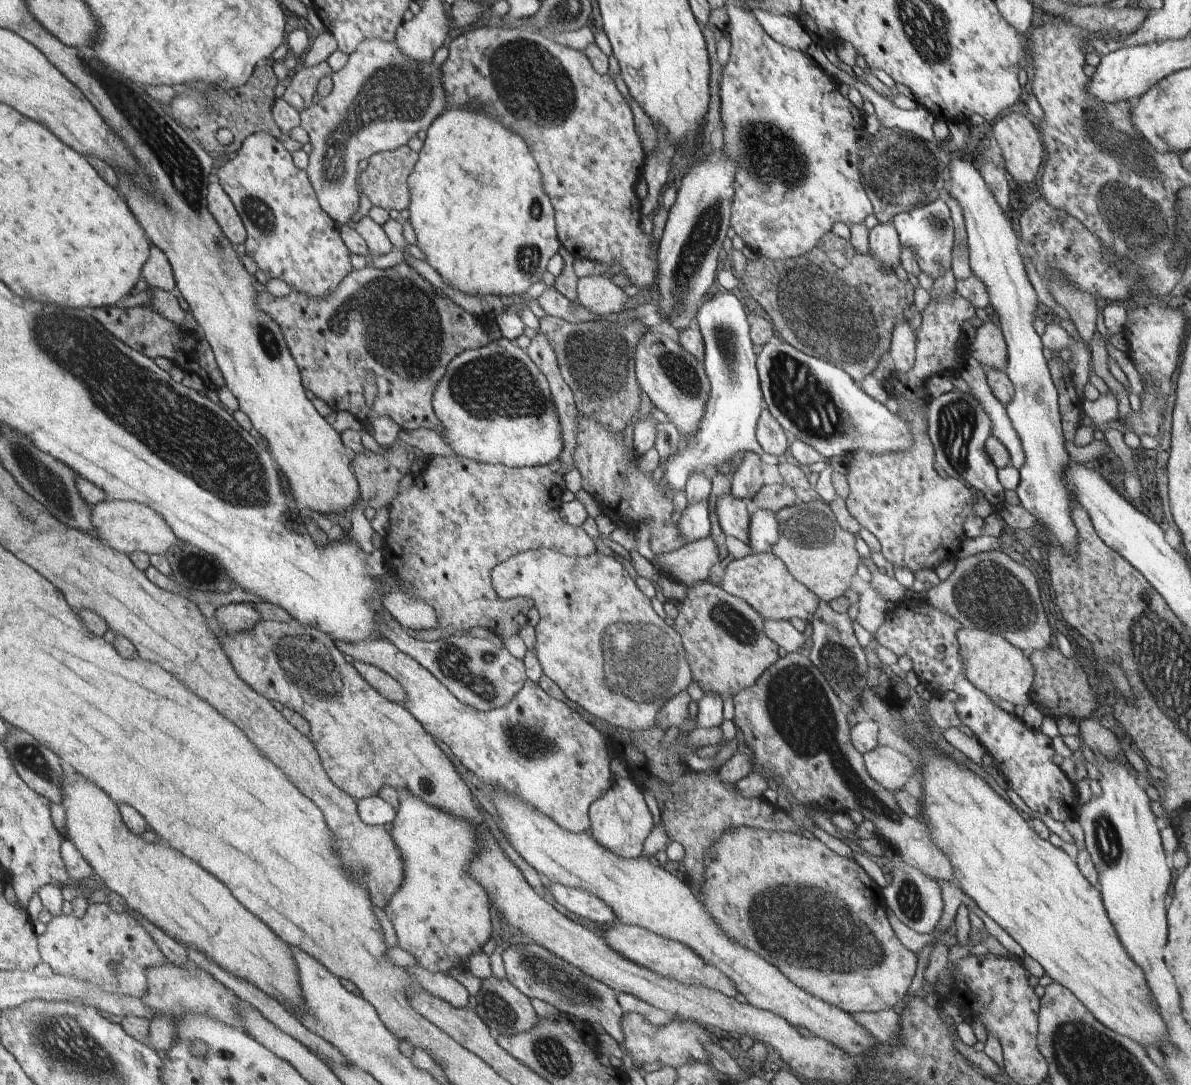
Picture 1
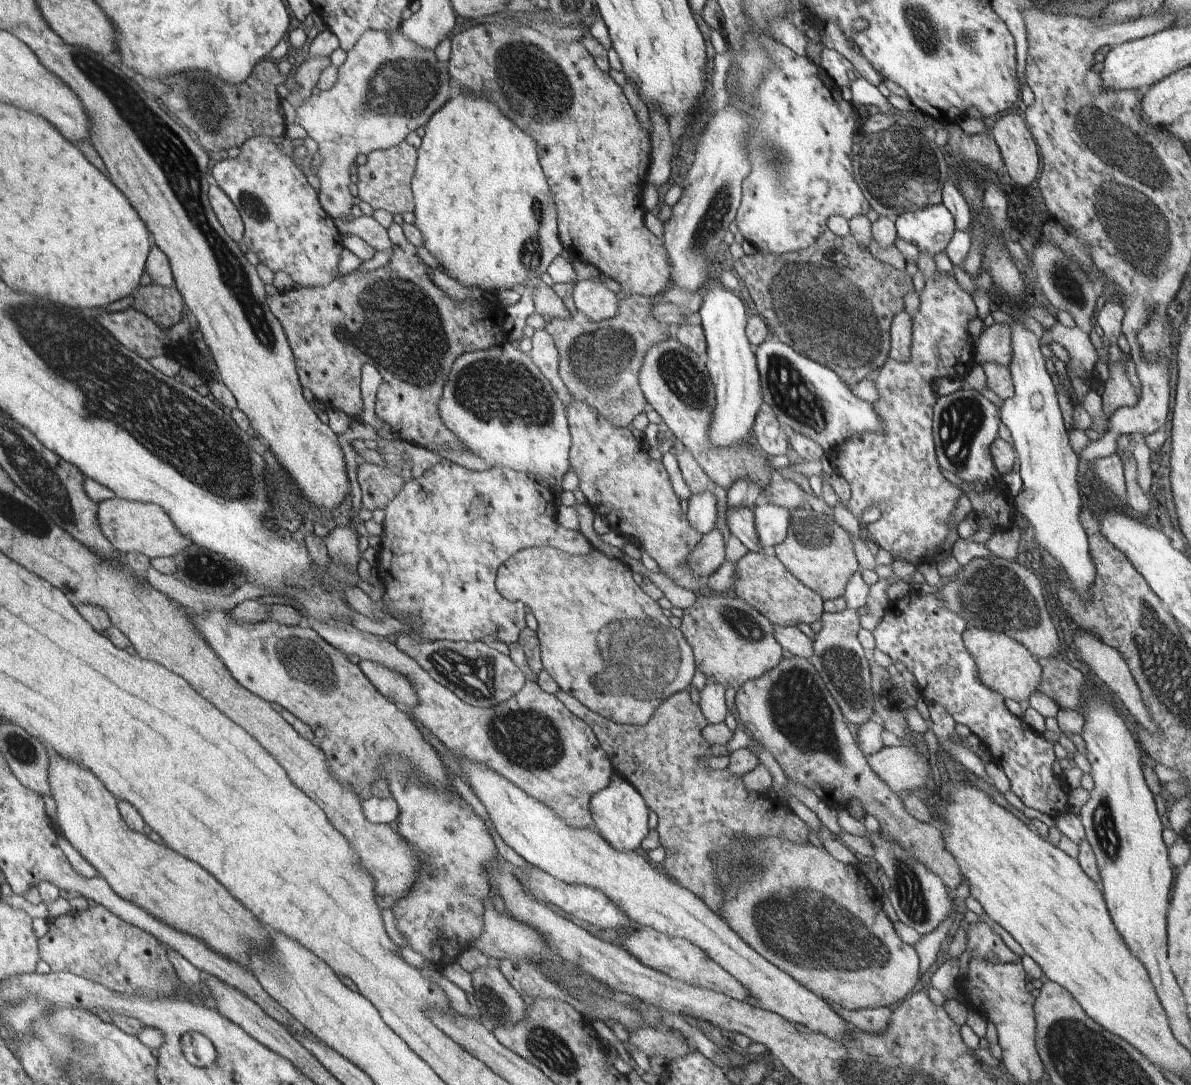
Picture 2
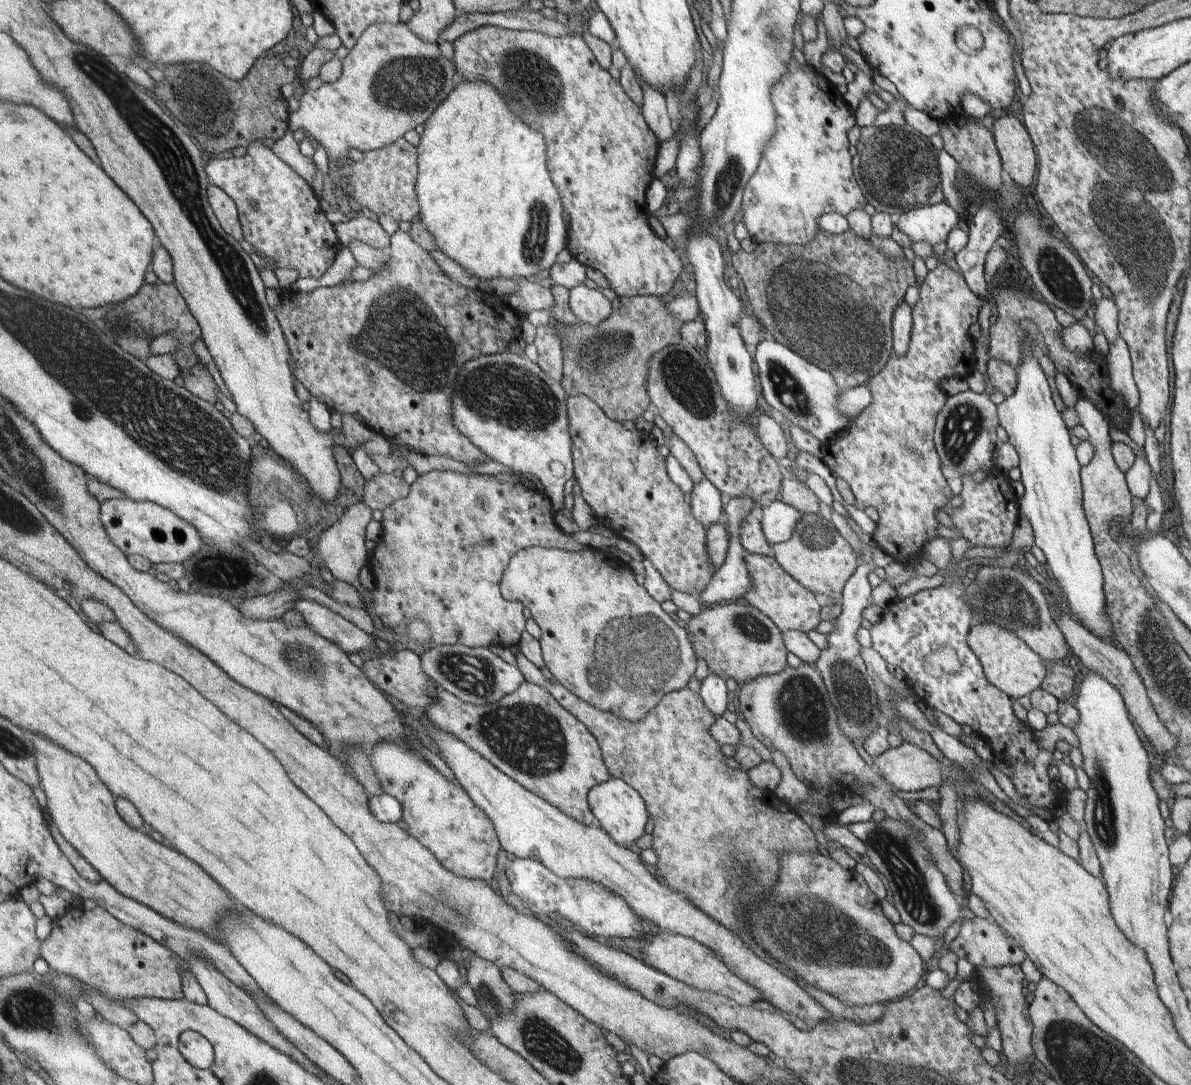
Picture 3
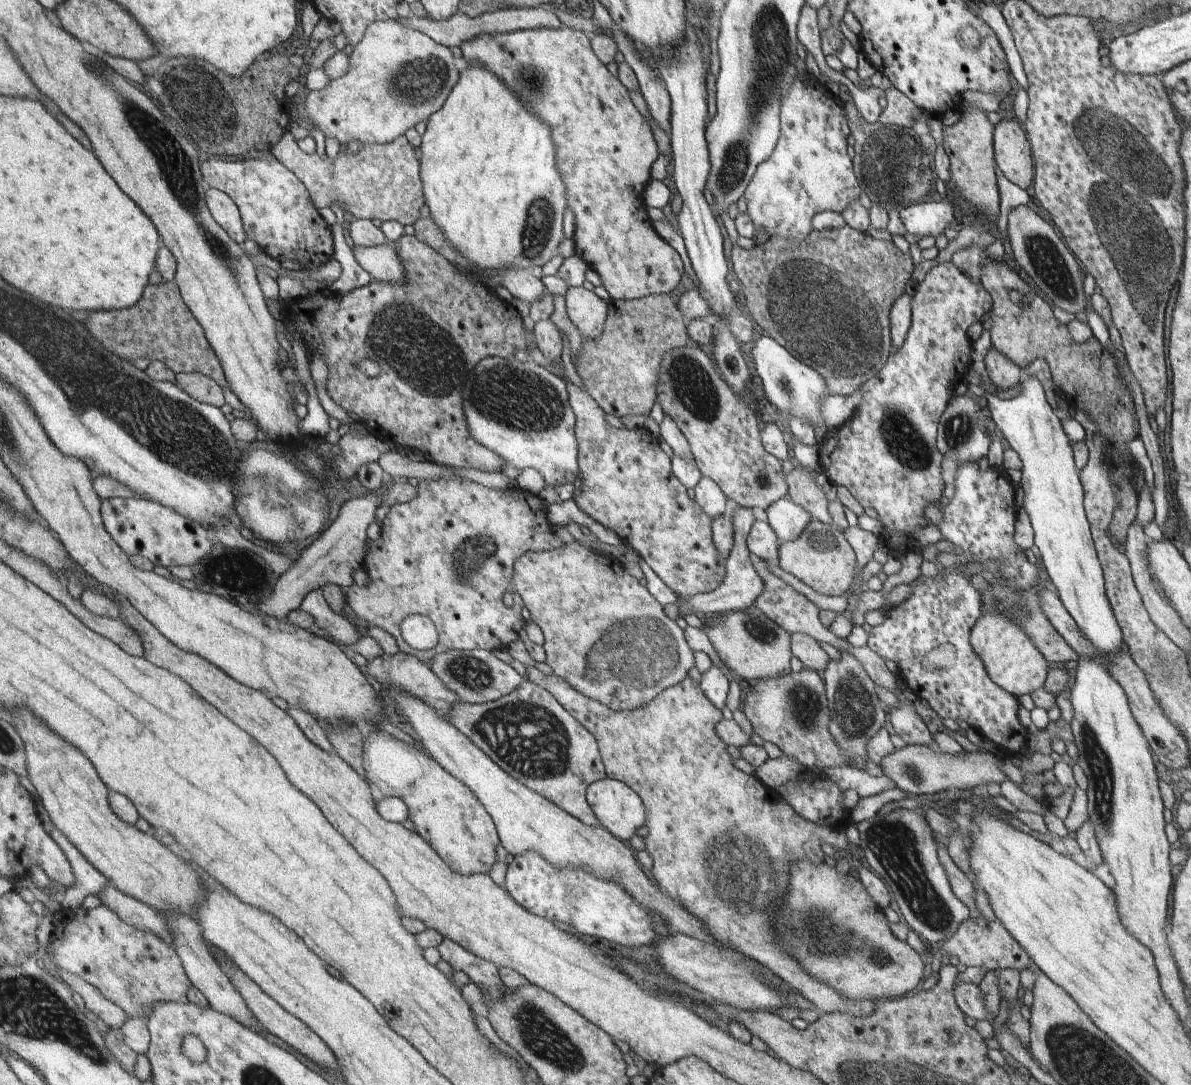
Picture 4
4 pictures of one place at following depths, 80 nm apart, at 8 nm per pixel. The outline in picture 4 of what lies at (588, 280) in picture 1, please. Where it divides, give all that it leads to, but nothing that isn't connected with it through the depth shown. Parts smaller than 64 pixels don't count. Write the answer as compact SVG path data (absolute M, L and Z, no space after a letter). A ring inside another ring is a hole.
M584 286L570 287L566 294L567 313L570 320L579 328L584 340L601 337L606 326L609 306L594 291Z

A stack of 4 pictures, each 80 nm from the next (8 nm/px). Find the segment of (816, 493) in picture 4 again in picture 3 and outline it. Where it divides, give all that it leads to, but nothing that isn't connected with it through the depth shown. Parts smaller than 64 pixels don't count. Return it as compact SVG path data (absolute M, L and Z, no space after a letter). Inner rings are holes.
M785 475L780 482L780 496L778 500L799 510L804 516L814 514L819 516L818 498L807 487L805 482L794 475Z

